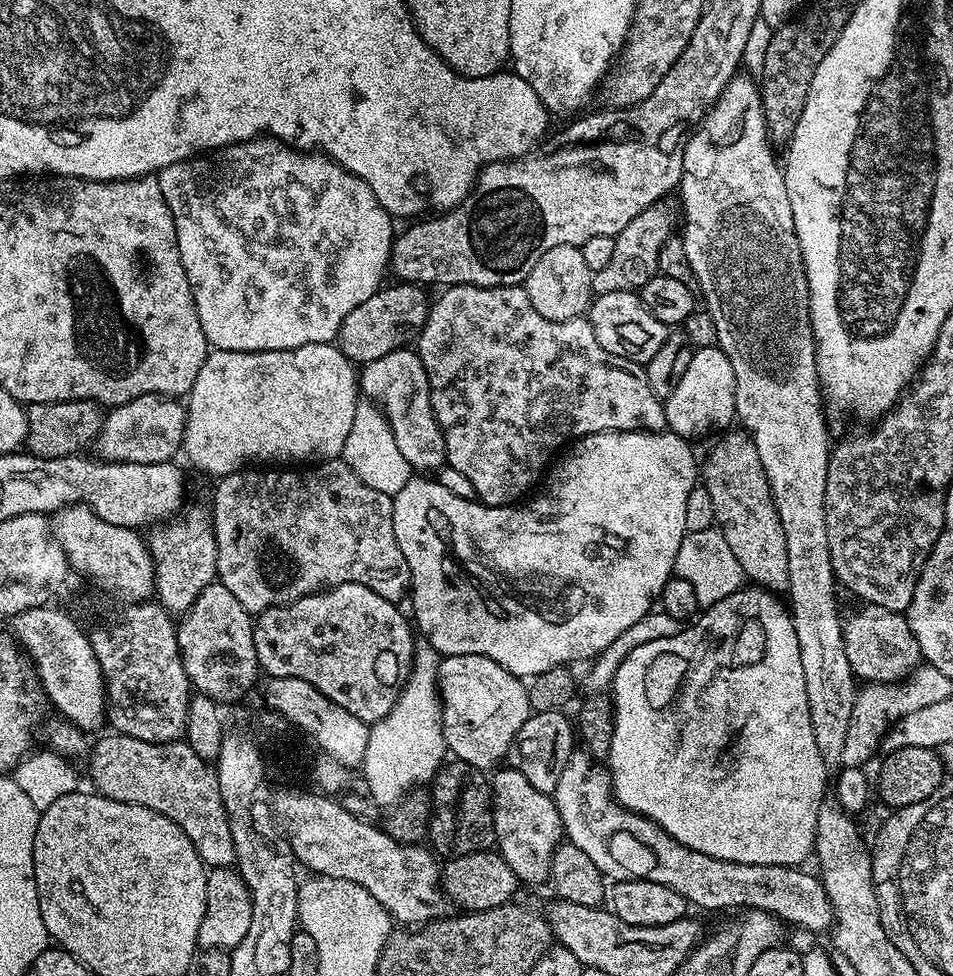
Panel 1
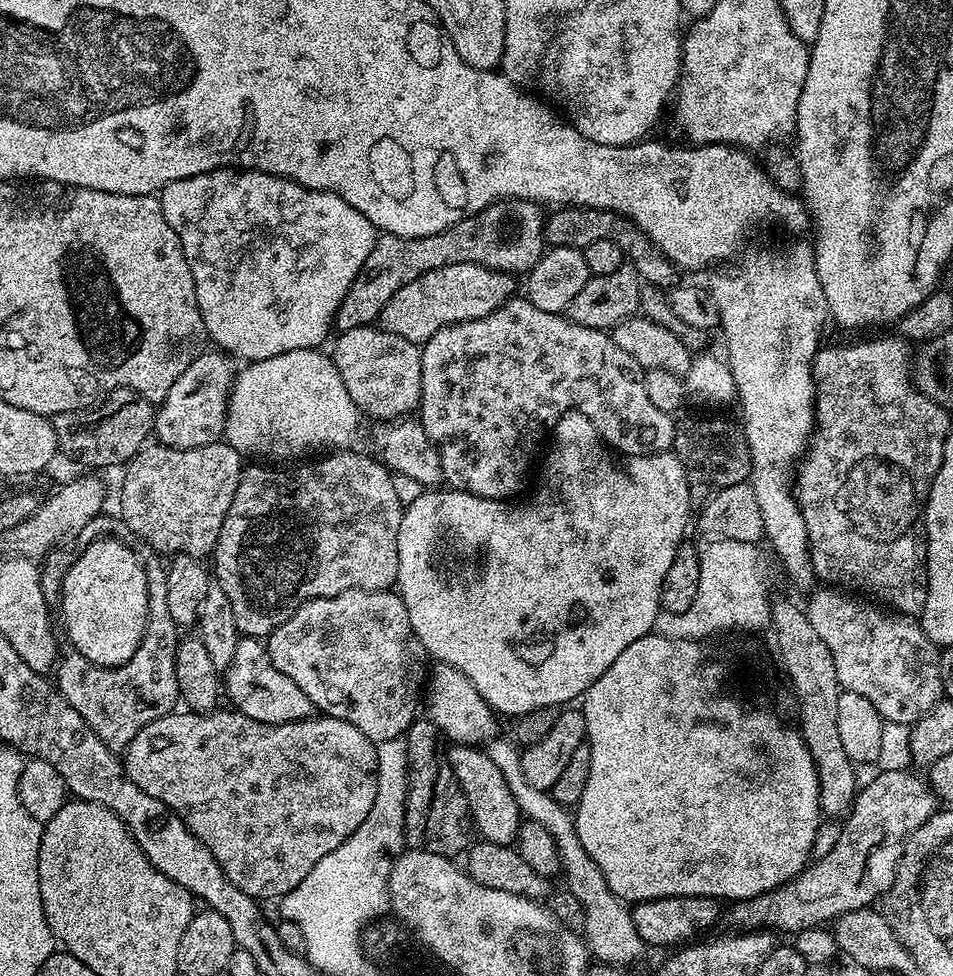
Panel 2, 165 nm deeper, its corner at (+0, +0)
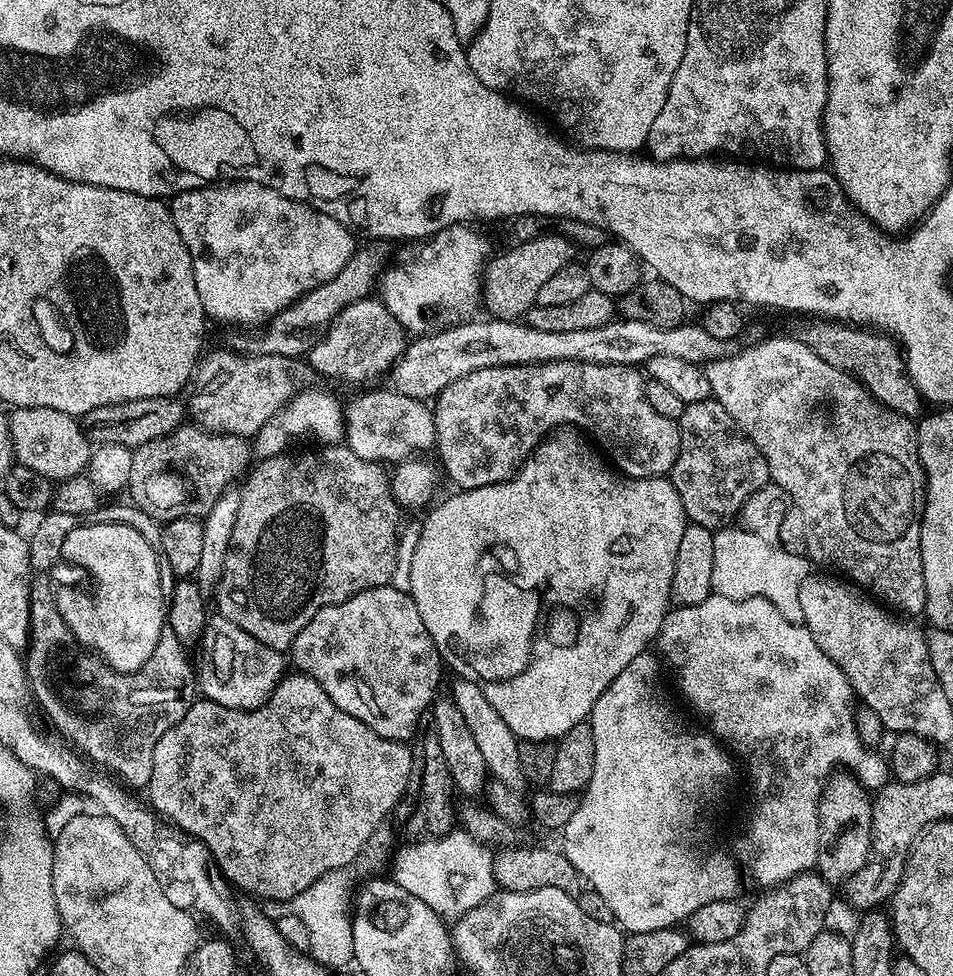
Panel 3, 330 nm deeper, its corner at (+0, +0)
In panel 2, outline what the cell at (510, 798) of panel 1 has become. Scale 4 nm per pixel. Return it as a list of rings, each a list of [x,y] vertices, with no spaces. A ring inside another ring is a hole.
[[[453,743],[447,754],[446,763],[454,770],[454,775],[461,782],[465,791],[475,831],[489,844],[511,845],[520,833],[522,813],[518,802],[514,800],[514,794],[510,792],[510,786],[506,786],[506,778],[502,776],[502,770],[490,762],[487,751],[479,747],[468,747]]]

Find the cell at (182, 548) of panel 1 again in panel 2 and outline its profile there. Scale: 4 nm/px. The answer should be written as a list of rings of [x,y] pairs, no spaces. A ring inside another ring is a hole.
[[[159,442],[149,443],[128,461],[124,472],[124,485],[120,488],[119,519],[123,527],[147,542],[151,551],[164,558],[195,556],[204,558],[218,542],[226,510],[234,502],[234,490],[238,490],[240,474],[246,467],[238,450],[227,442],[217,442],[197,448],[168,448]]]

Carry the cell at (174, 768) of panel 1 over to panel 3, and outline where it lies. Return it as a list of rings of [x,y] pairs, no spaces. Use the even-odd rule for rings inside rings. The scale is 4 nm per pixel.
[[[303,674],[285,675],[270,694],[270,698],[257,708],[227,708],[213,700],[197,699],[196,703],[186,710],[182,722],[170,726],[162,738],[158,738],[158,746],[154,746],[154,774],[150,774],[150,782],[146,789],[147,803],[157,816],[175,826],[179,831],[189,835],[194,840],[201,840],[208,848],[212,863],[218,869],[219,875],[233,889],[241,888],[249,892],[249,897],[265,900],[289,900],[302,890],[306,890],[318,878],[328,872],[347,869],[360,856],[360,851],[367,849],[372,842],[372,835],[385,823],[384,819],[396,808],[400,795],[408,788],[408,783],[414,780],[414,766],[412,770],[412,752],[409,745],[402,740],[382,738],[382,734],[374,734],[370,726],[358,722],[350,714],[338,710],[334,702],[314,682],[314,678]]]

